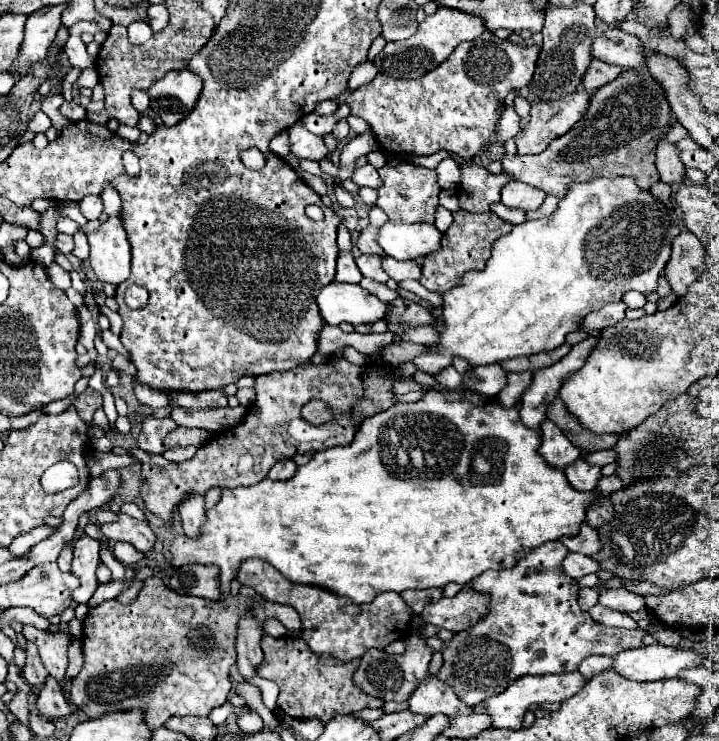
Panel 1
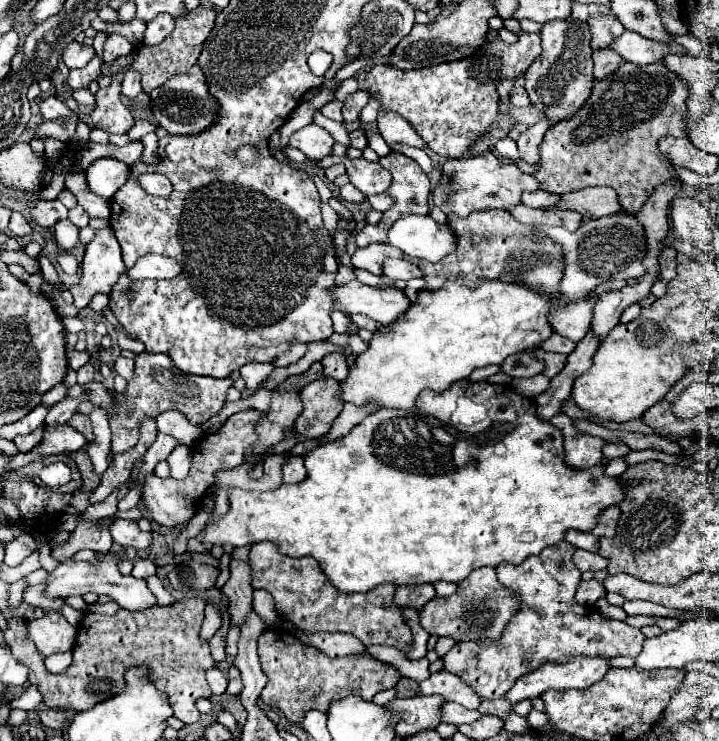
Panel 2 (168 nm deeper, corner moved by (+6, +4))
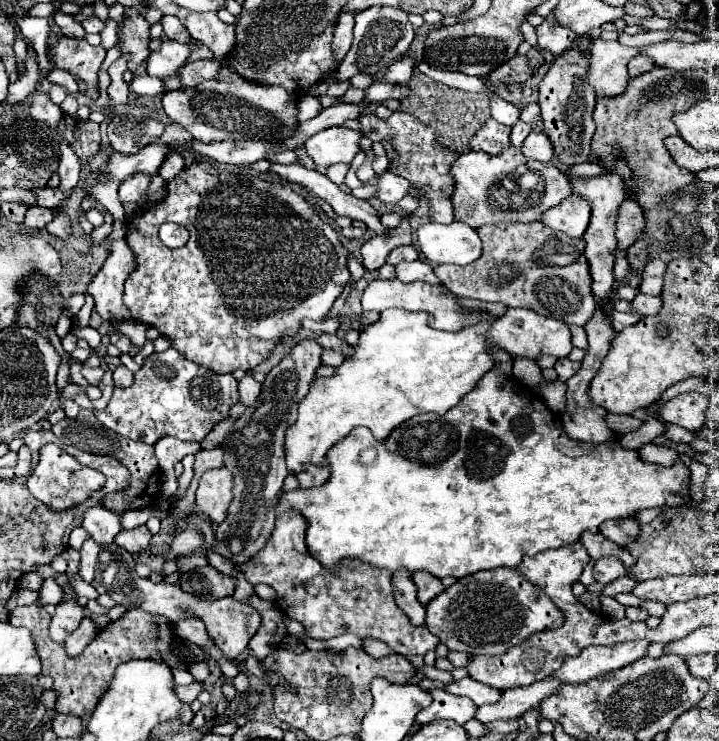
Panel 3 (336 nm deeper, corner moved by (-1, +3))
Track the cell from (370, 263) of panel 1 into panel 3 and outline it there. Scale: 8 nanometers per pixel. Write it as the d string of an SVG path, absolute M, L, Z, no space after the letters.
M399 246L395 248L389 256L387 256L387 264L399 264L403 260L417 260L419 258L419 252L415 250L415 246Z

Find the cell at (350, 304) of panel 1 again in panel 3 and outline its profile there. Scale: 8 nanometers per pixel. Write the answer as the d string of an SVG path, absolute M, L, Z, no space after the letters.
M397 278L395 280L373 280L365 290L363 290L363 298L361 298L363 310L375 310L375 312L383 312L387 308L403 308L409 312L429 312L433 316L433 326L437 326L437 330L459 330L461 326L473 324L479 318L477 316L467 316L461 314L461 306L457 302L457 298L445 290L443 286L433 286L433 284L425 284L425 282L411 282L411 284L403 284Z

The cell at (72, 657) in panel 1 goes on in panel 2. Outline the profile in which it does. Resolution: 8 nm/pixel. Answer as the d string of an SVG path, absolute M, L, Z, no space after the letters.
M30 685L25 692L12 701L12 709L32 711L42 704L42 695L36 685Z

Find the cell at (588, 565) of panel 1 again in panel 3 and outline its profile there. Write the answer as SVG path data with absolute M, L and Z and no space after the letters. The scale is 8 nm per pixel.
M599 558L599 560L595 560L593 576L595 576L597 582L609 584L609 582L613 582L615 578L619 578L623 574L625 574L625 566L623 566L621 560L617 560L617 558Z

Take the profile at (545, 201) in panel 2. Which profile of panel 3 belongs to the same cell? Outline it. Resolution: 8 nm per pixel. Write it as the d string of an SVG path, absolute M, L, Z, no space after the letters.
M601 174L601 176L589 176L589 178L571 178L571 194L587 200L591 204L591 222L583 234L583 240L587 242L585 246L585 257L590 266L591 290L597 300L597 304L609 304L605 306L605 312L611 316L613 306L611 306L611 290L613 290L613 258L609 258L609 250L617 246L615 238L615 214L619 202L625 200L625 190L621 190L621 178L613 178L613 174Z

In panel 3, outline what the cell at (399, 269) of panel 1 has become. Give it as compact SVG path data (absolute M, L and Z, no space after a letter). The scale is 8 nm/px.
M423 260L415 262L401 262L395 266L395 274L401 282L417 282L423 280L427 284L439 284L439 278L433 272L433 266Z

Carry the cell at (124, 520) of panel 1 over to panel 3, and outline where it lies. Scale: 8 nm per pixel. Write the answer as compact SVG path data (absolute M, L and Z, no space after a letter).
M137 526L133 530L123 530L121 534L117 534L115 544L131 554L137 554L149 546L149 540L151 540L151 532L147 530L147 526Z

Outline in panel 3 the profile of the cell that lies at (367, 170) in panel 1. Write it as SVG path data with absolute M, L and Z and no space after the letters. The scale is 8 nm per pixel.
M385 170L383 174L375 176L375 192L377 192L377 200L385 202L385 204L395 204L397 200L401 200L407 194L409 188L409 180L393 174L391 170Z

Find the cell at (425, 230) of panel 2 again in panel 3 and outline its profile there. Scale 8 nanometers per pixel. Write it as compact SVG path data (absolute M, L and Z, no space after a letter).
M425 222L417 230L417 244L419 252L433 266L443 262L465 266L481 256L481 240L477 232L461 222Z

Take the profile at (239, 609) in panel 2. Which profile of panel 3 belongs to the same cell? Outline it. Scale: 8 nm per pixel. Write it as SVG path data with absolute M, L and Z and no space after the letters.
M299 340L295 348L269 372L259 398L243 412L221 444L225 450L225 468L229 468L235 476L235 498L225 522L217 528L219 544L213 552L233 558L235 566L253 558L267 544L273 532L277 496L289 474L285 466L285 430L297 420L297 406L307 396L315 372L321 366L321 352L323 348L317 340Z

